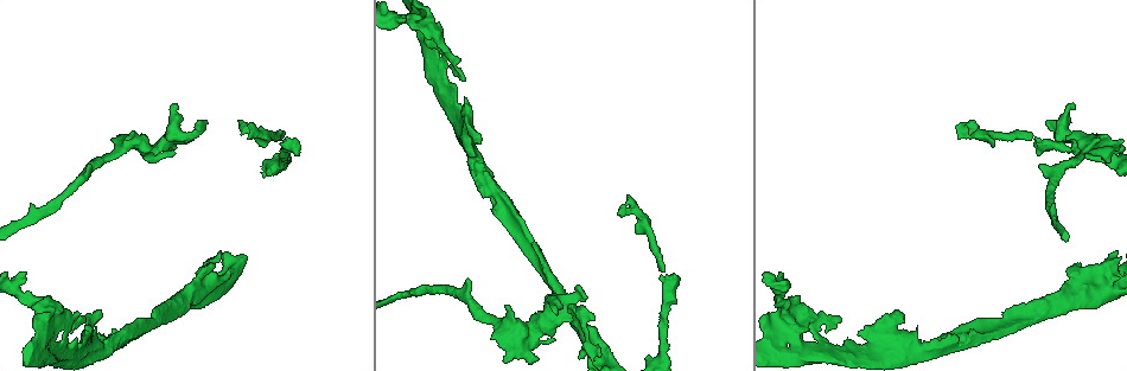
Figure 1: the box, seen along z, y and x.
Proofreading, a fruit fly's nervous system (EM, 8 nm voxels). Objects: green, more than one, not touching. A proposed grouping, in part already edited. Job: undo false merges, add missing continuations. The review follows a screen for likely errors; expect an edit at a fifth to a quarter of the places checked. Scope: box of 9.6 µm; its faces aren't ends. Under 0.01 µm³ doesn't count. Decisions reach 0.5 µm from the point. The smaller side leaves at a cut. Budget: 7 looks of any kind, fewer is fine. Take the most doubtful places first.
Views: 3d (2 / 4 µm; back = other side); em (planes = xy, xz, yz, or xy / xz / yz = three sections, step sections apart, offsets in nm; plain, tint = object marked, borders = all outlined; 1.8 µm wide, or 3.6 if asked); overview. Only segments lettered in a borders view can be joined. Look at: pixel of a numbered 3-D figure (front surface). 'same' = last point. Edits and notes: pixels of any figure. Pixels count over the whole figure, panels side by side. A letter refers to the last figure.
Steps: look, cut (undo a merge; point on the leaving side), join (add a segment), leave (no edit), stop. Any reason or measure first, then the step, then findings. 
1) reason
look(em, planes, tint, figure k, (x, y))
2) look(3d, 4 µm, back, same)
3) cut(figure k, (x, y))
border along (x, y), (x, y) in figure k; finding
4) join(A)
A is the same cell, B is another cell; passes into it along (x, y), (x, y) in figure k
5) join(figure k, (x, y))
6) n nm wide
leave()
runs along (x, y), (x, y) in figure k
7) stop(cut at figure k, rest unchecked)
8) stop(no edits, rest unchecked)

end of a long branch
look(3d, 2 µm, figure 1, (677, 280))

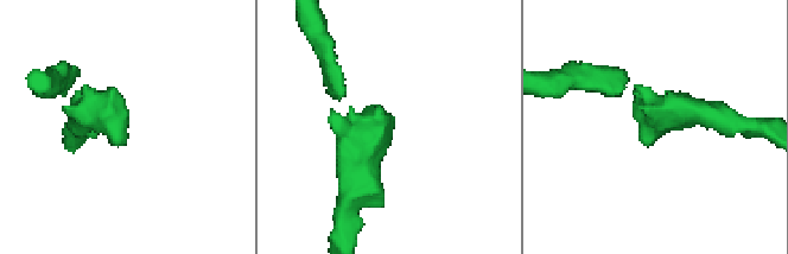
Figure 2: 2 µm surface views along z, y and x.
look(em, 3.6 µm, xz, step 4, borders, figure 2, (392, 125))

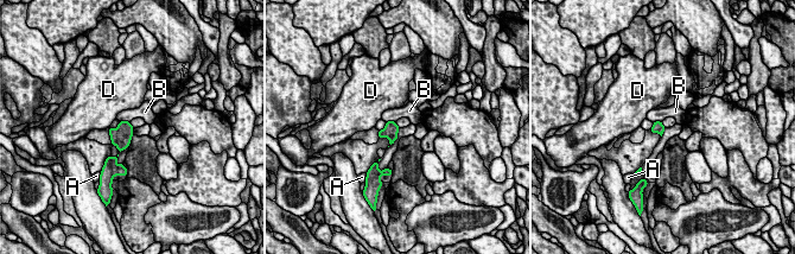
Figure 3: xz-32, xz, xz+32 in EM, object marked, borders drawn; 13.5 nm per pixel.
leave()
A, B and D are other cells; no lettered segment goes on from it

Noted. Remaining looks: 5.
look(em, planes, borders, figure 1, (785, 314))

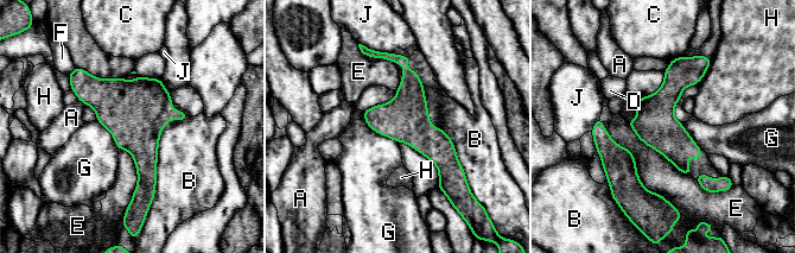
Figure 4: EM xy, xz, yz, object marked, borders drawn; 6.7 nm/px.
280 nm wide
leave()
A, B, C, D, E, F, G, H and J are other cells; border along (362, 112), (373, 130), (398, 141) in figure 4; continuous, no second neuron

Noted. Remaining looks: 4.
an open end
look(em, xy, step 8, tint, figure 1, (618, 210))

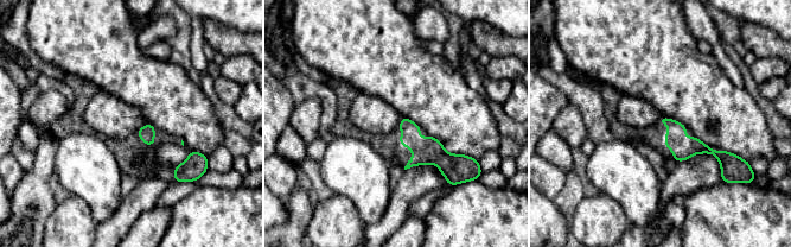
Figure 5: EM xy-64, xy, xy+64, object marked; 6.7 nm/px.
cut it another way
look(em, planes, borders, same)

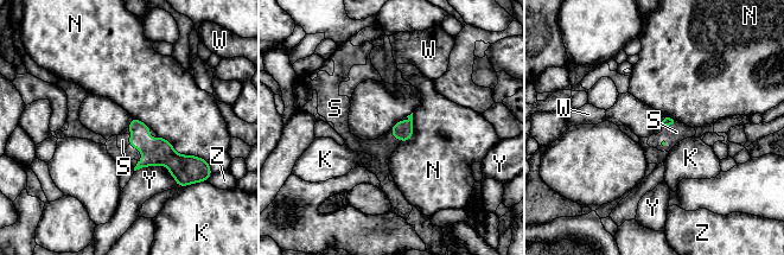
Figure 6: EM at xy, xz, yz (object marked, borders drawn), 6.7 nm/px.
join(S)
S is the same cell, K, N, W, Y and Z are other cells; passes into it along (402, 131), (394, 136), (381, 148) in figure 6; the neuron continues

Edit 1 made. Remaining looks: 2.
stop(join at figure 6, rest unchecked)

